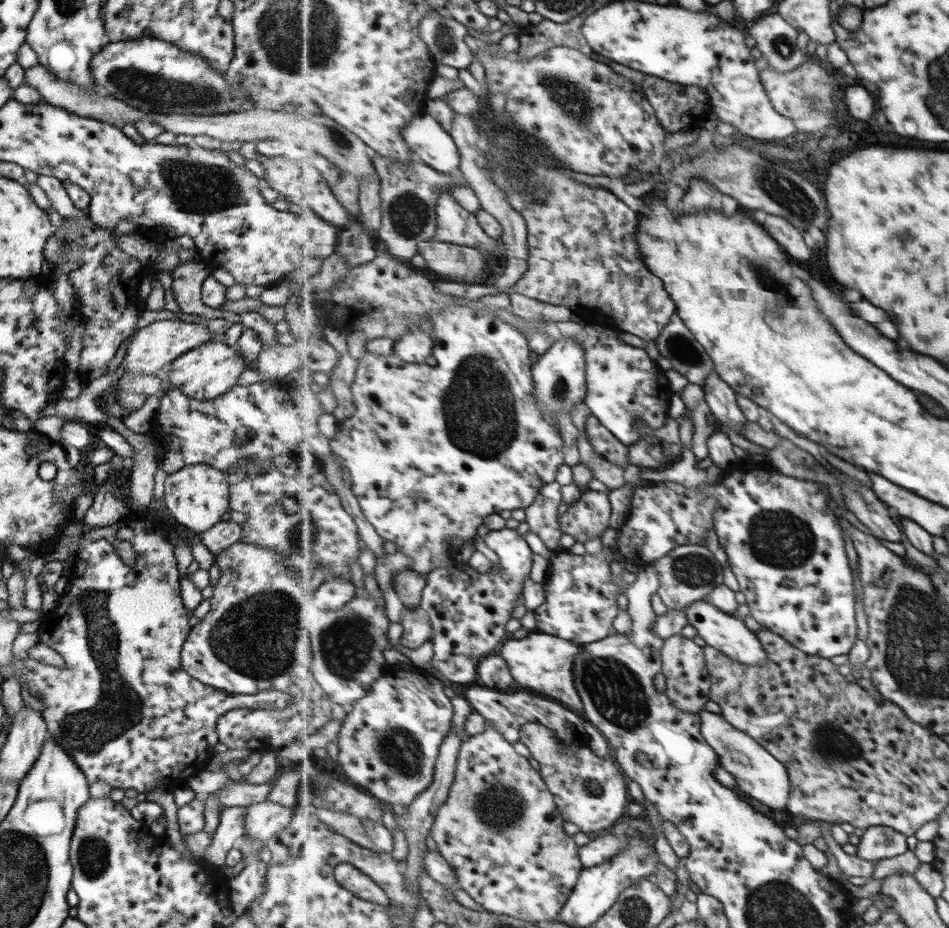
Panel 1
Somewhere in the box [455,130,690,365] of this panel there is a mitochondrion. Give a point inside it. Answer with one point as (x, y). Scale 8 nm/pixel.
(509, 153)

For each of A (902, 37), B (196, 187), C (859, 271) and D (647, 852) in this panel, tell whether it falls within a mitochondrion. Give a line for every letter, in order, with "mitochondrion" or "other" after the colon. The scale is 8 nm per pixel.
A: other
B: mitochondrion
C: other
D: other

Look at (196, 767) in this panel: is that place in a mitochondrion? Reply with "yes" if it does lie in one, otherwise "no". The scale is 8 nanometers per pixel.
no

